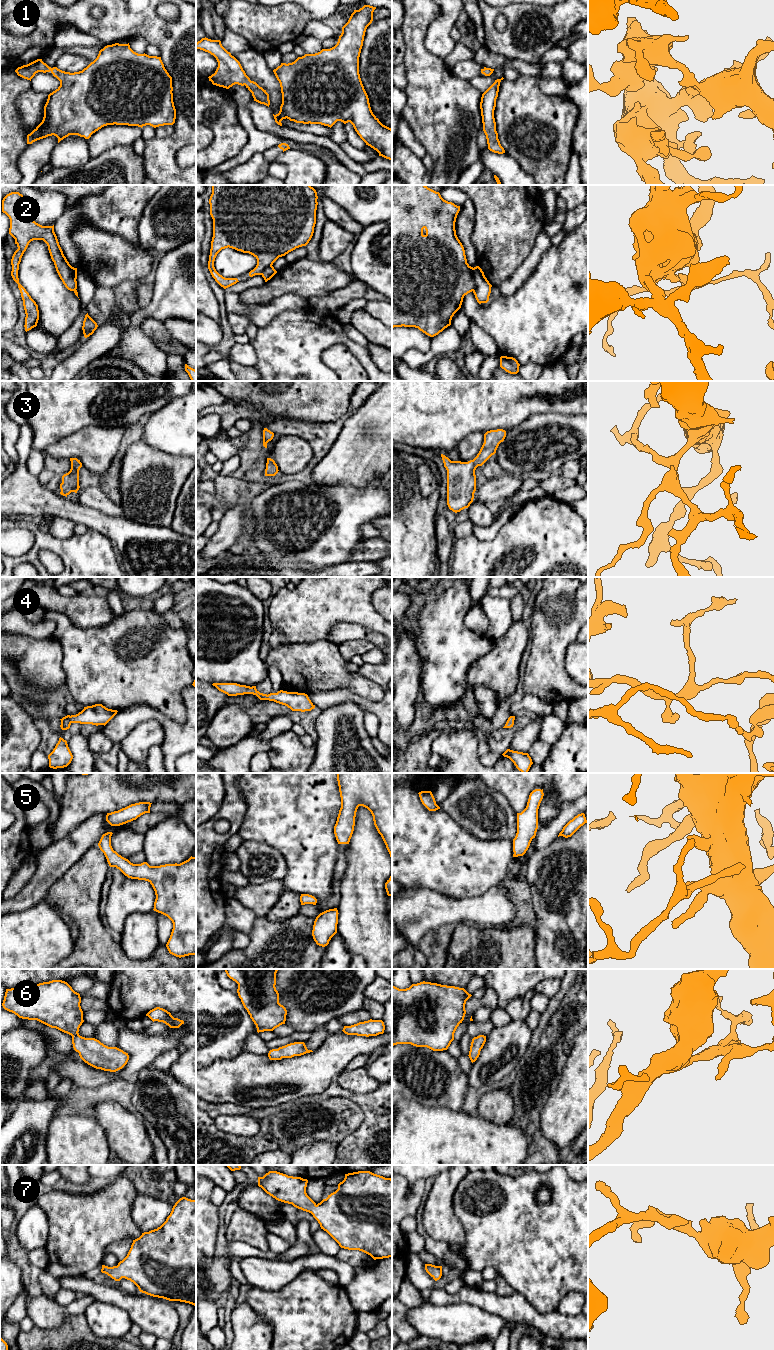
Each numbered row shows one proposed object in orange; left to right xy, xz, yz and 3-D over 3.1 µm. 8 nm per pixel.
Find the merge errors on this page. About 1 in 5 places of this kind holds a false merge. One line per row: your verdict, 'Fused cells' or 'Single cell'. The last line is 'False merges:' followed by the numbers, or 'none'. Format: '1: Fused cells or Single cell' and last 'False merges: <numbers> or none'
1: Single cell
2: Fused cells
3: Single cell
4: Single cell
5: Single cell
6: Single cell
7: Single cell
False merges: 2

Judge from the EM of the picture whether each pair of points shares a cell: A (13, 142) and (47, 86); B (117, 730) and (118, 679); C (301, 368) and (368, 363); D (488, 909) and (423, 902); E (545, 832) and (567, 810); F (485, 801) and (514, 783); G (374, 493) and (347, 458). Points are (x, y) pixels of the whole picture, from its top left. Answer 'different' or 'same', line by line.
A: different
B: different
C: same
D: same
E: same
F: different
G: different

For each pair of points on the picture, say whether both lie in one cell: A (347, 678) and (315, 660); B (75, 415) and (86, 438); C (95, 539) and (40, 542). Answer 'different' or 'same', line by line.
A: same
B: different
C: same

